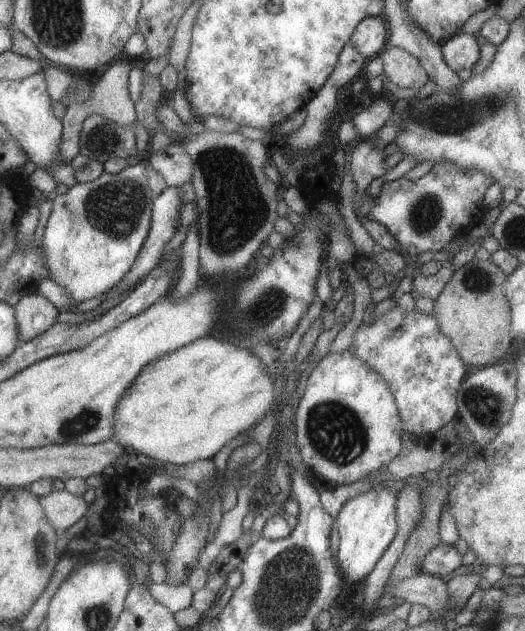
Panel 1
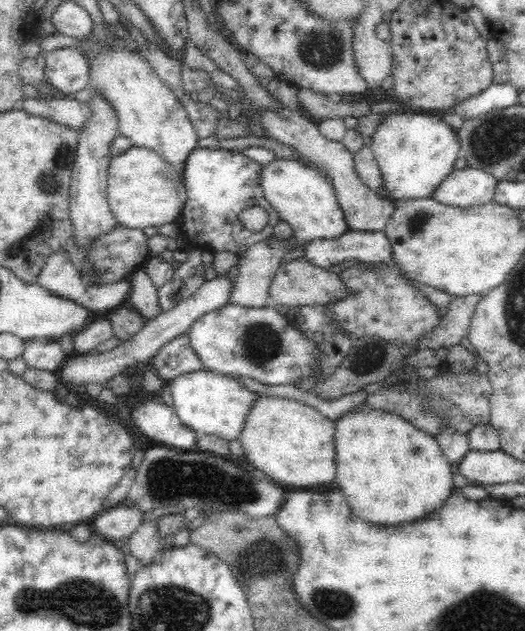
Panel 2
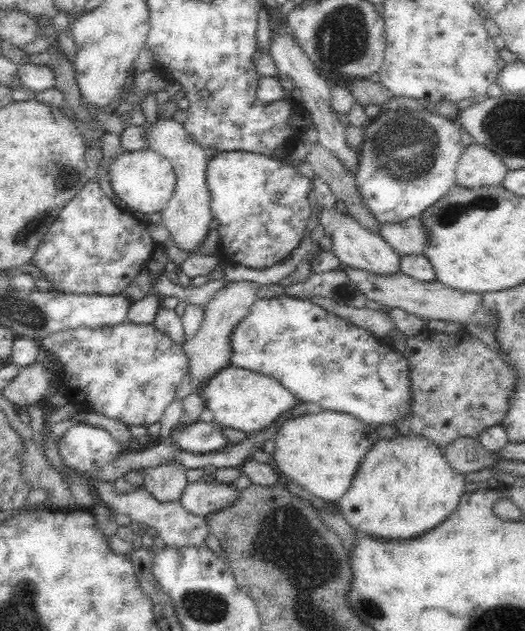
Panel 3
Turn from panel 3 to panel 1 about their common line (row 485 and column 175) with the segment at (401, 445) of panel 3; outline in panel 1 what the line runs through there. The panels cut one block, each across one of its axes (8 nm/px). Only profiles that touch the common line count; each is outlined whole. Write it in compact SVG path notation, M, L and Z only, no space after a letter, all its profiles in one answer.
M201 336L180 349L151 360L139 370L126 392L117 400L111 439L122 450L131 448L136 454L175 466L204 458L213 459L237 434L256 425L269 412L273 397L278 392L278 384L273 384L265 369L261 360L249 350L229 344L221 337Z

